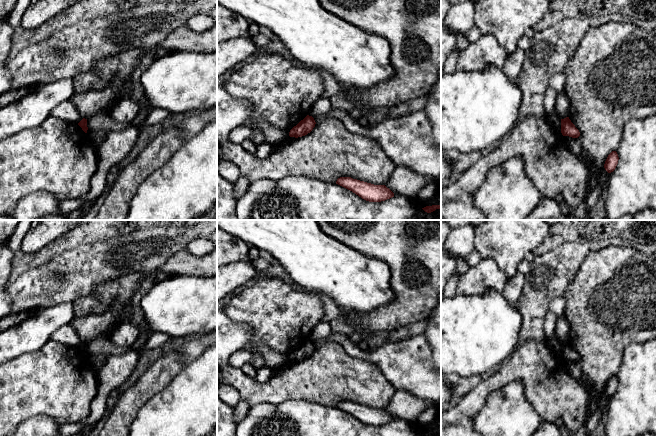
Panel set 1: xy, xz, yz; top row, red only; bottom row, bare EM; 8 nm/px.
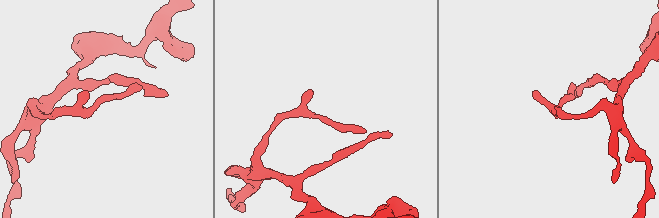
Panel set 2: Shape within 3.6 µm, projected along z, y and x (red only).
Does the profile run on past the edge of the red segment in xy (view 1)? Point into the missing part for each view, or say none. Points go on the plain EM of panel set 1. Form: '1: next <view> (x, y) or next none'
1: next none

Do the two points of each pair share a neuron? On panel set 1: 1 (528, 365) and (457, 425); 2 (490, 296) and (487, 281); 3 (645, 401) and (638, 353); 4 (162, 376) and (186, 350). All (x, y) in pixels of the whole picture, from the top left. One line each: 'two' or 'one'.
1: one
2: two
3: one
4: two

